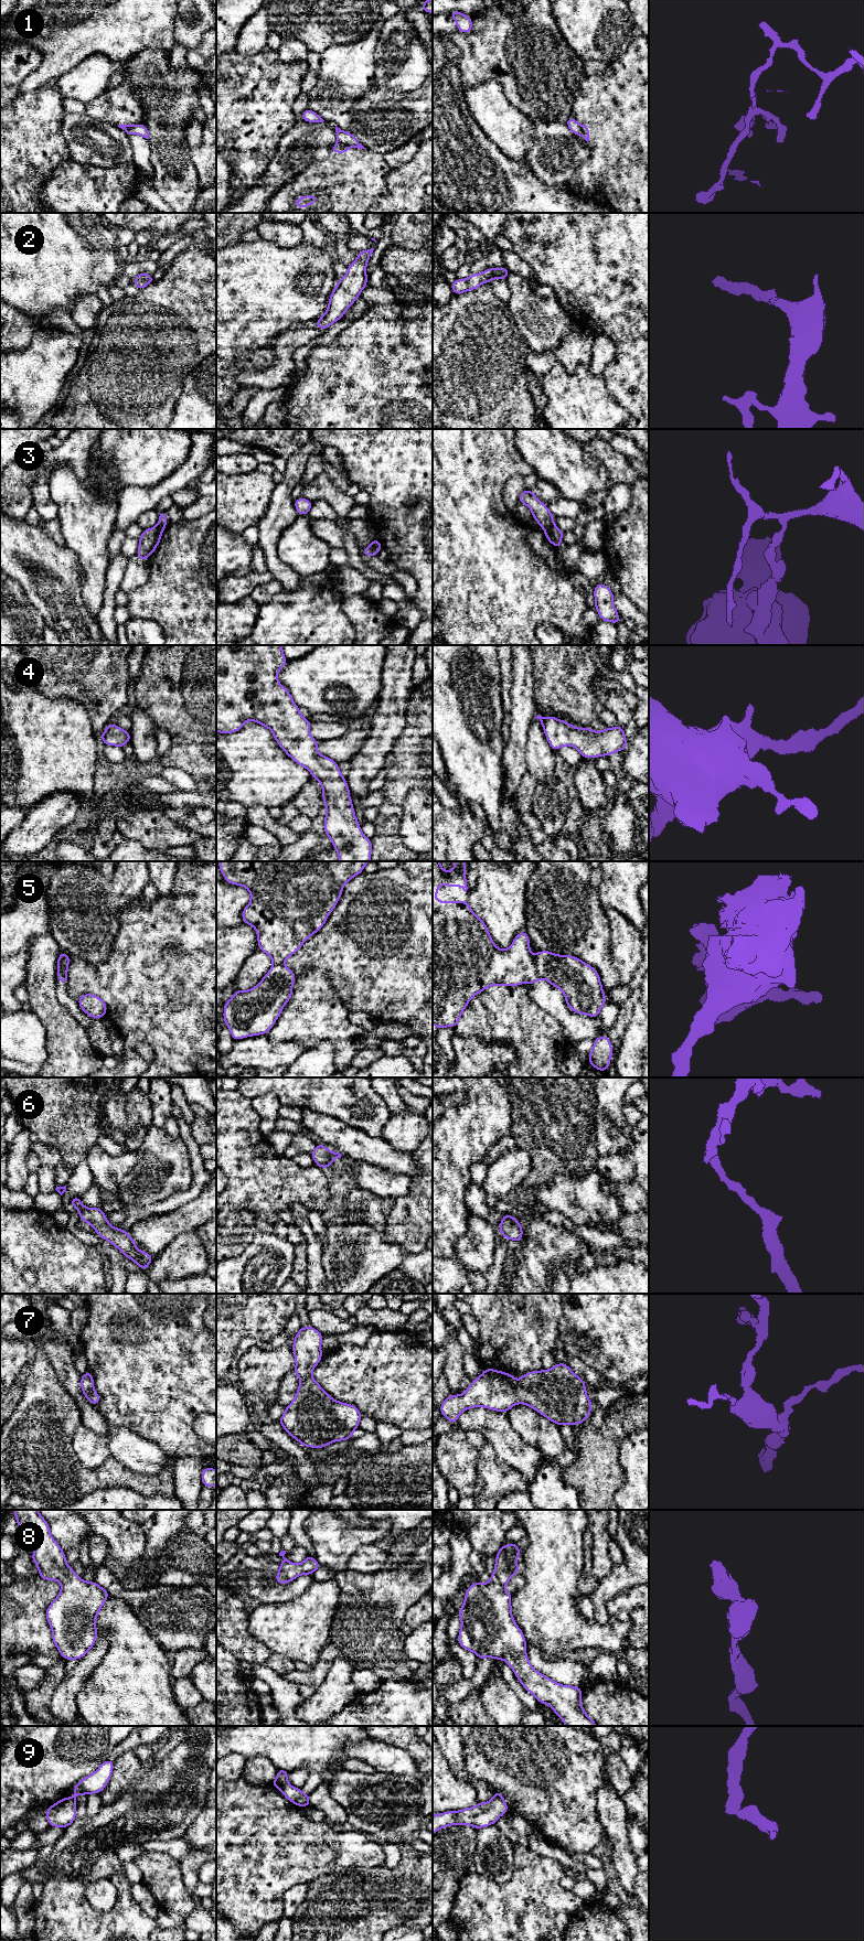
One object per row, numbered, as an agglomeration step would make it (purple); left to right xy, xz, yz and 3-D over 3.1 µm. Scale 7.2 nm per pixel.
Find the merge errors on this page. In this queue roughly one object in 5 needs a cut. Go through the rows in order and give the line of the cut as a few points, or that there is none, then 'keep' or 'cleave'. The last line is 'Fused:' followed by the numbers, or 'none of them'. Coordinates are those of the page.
1: yz (579, 125), (583, 136) | cleave
2: no cut | keep
3: yz (554, 525), (544, 529) | cleave
4: no cut | keep
5: yz (533, 956), (536, 974), (540, 977) | cleave
6: no cut | keep
7: no cut | keep
8: no cut | keep
9: no cut | keep
Fused: 1, 3, 5

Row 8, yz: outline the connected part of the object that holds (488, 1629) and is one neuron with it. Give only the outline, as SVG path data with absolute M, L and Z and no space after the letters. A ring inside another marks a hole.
M516 1543L501 1546L497 1552L494 1570L490 1580L486 1584L476 1581L467 1588L465 1601L458 1612L461 1628L457 1641L465 1650L473 1652L480 1660L484 1658L504 1660L522 1686L534 1695L537 1702L551 1706L565 1726L597 1726L582 1706L582 1687L558 1684L536 1671L529 1661L525 1637L512 1616L512 1595L504 1588L510 1578L520 1573L518 1566L520 1554L523 1552Z

